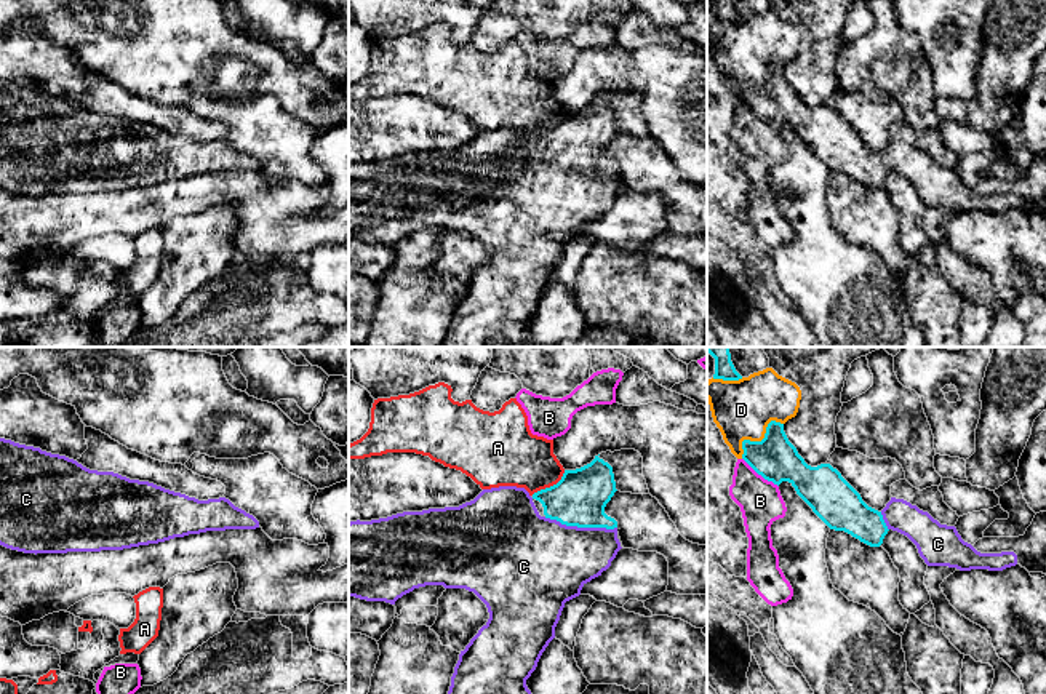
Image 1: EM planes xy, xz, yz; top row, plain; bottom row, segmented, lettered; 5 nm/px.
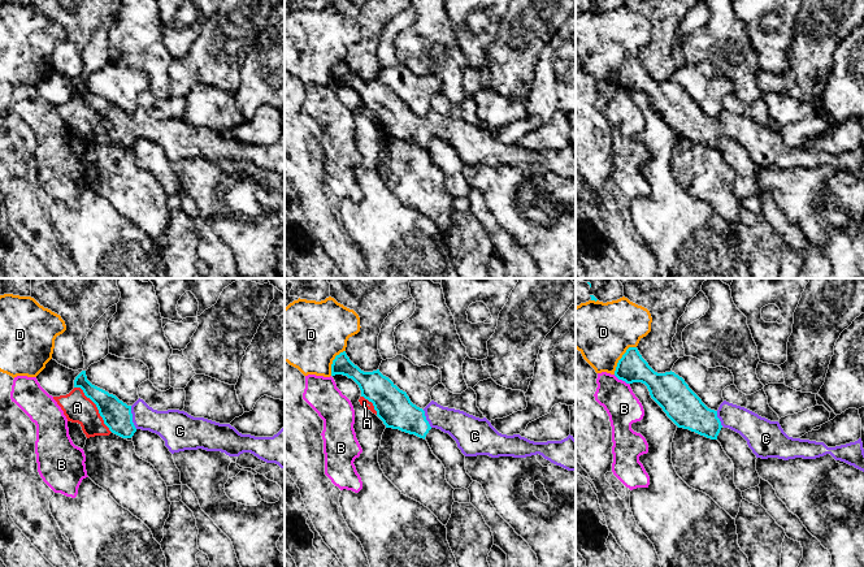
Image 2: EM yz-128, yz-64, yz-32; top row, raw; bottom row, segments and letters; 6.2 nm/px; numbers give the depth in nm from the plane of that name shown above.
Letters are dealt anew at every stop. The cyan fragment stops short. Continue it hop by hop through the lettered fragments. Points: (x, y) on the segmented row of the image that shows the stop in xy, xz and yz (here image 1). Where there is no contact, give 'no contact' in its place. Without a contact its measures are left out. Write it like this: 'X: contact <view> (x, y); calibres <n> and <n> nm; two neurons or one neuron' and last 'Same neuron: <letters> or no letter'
A: contact xz (550, 486); calibres 280 and 300 nm; two neurons
B: contact yz (760, 474); calibres 220 and 220 nm; two neurons
C: contact xz (581, 526); calibres 280 and 420 nm; one neuron
D: contact yz (758, 442); calibres 220 and 300 nm; two neurons
Same neuron: C

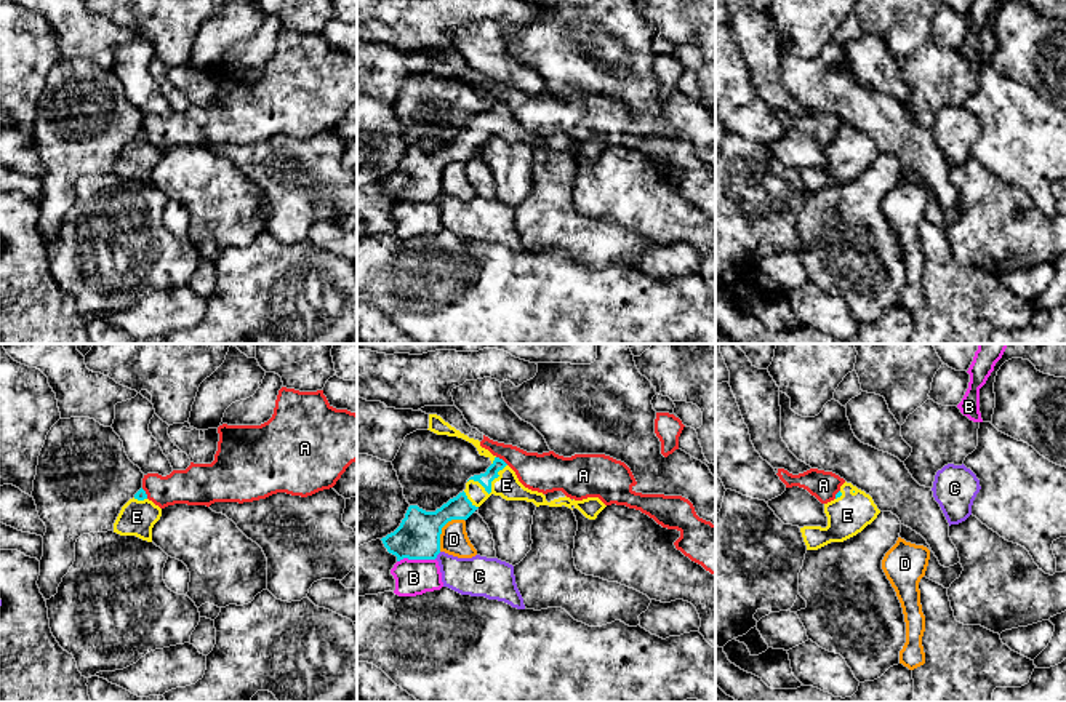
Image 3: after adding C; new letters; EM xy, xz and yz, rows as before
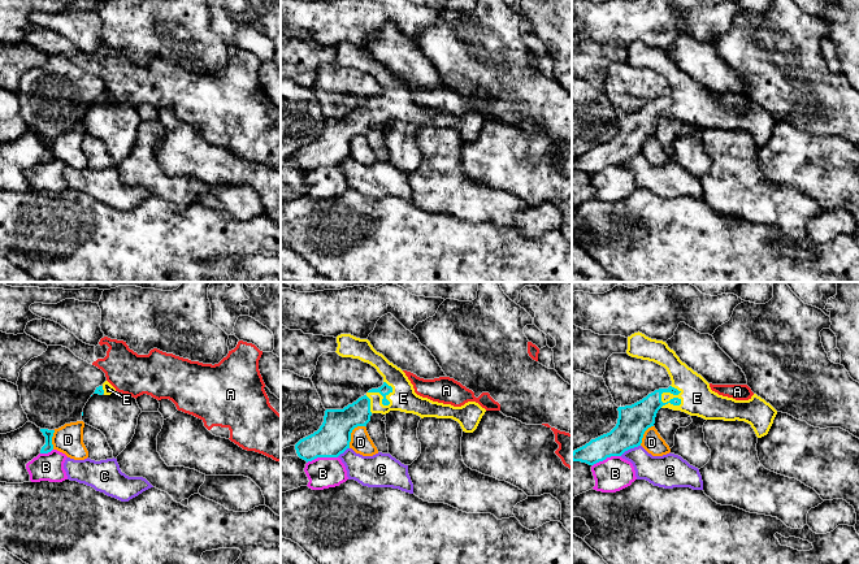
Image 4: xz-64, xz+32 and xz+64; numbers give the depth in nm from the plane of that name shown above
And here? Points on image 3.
A: contact xz (501, 459); calibres 70 and 200 nm; two neurons
B: contact xz (415, 558); calibres 220 and 180 nm; two neurons
C: contact xz (437, 554); calibres 220 and 200 nm; two neurons
D: contact xz (440, 530); calibres 220 and 140 nm; two neurons
E: contact xz (490, 490); calibres 70 and 120 nm; one neuron
Same neuron: E

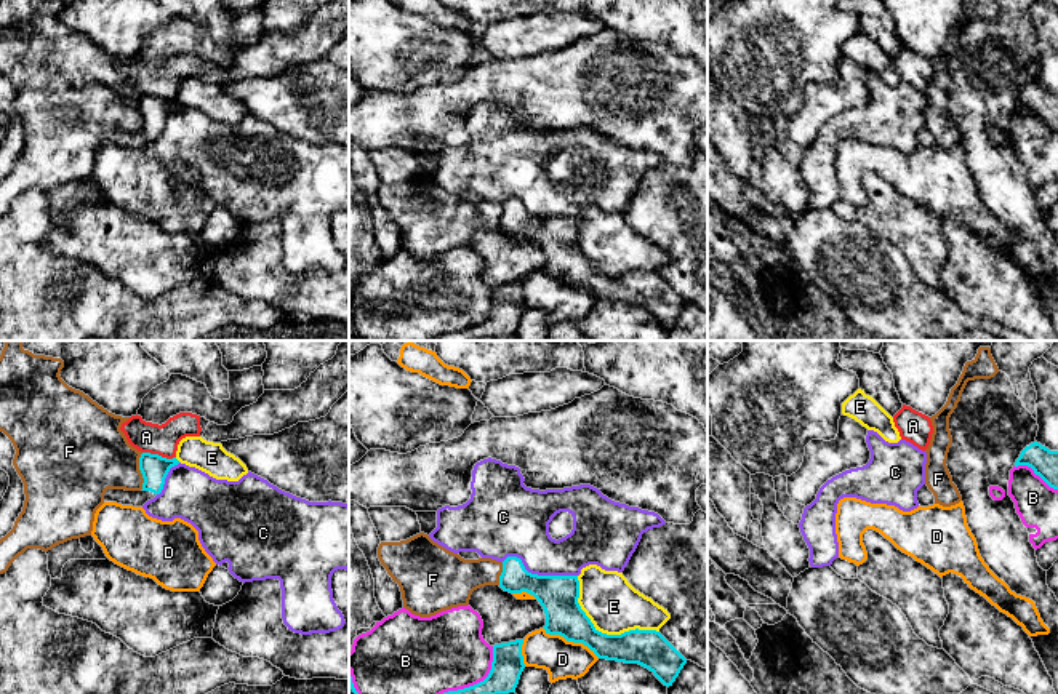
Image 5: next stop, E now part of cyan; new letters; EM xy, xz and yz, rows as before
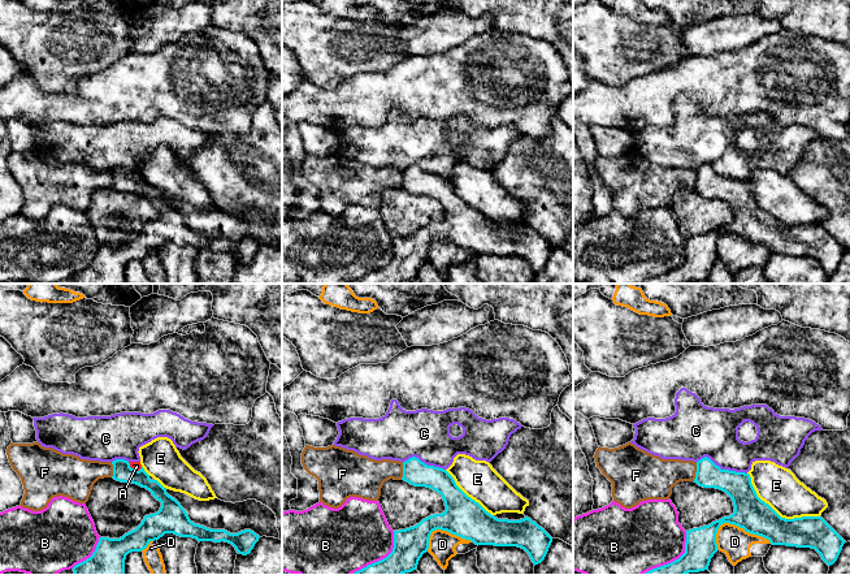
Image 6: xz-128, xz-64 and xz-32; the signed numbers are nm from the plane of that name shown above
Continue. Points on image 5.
A: contact xy (157, 454); calibres 140 and 160 nm; two neurons
B: contact yz (1036, 474); calibres 140 and 220 nm; two neurons
C: contact xz (537, 574); calibres 200 and 280 nm; two neurons
D: contact xz (572, 640); calibres 200 and 200 nm; two neurons
E: contact xz (601, 632); calibres 190 and 280 nm; two neurons
F: contact xy (140, 469); calibres 140 and 380 nm; two neurons
Same neuron: no letter

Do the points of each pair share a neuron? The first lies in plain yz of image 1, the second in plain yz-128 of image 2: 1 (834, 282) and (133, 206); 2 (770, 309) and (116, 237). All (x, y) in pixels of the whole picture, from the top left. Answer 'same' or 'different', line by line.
1: different
2: different

